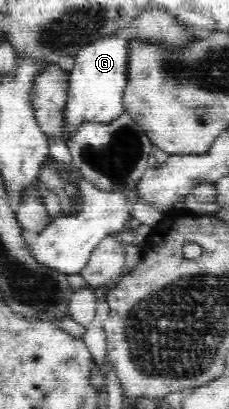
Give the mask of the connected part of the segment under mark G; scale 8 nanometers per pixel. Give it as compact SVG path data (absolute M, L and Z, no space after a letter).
M115 34L84 46L74 57L63 110L63 142L68 143L73 132L85 122L109 124L126 112L122 103L122 91L125 90L125 54L125 39Z

